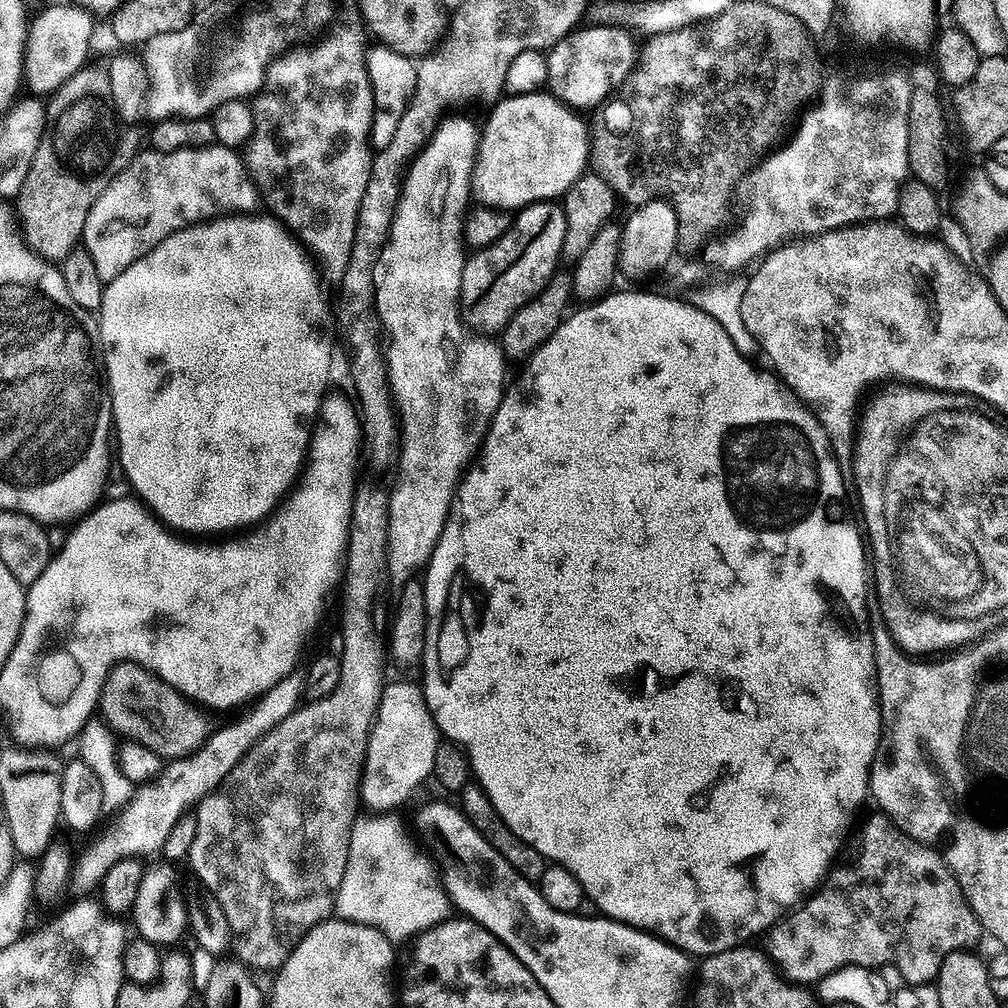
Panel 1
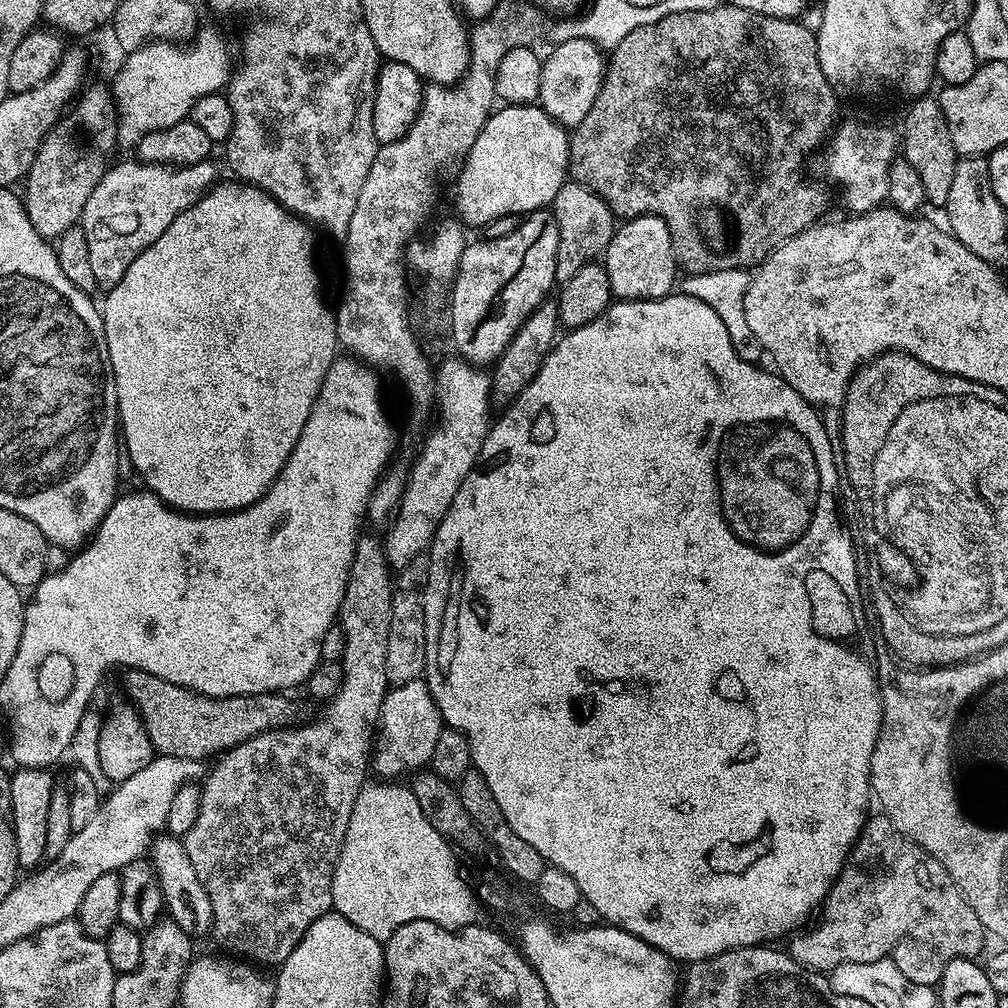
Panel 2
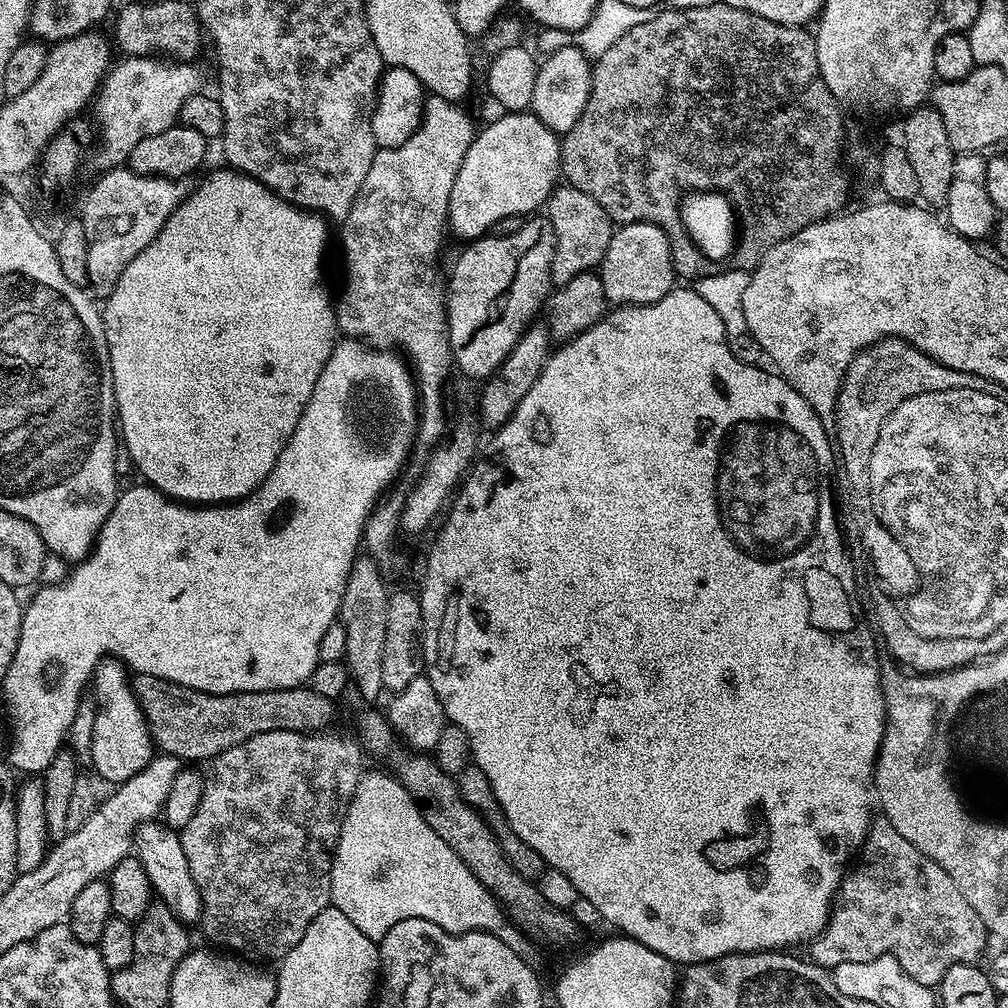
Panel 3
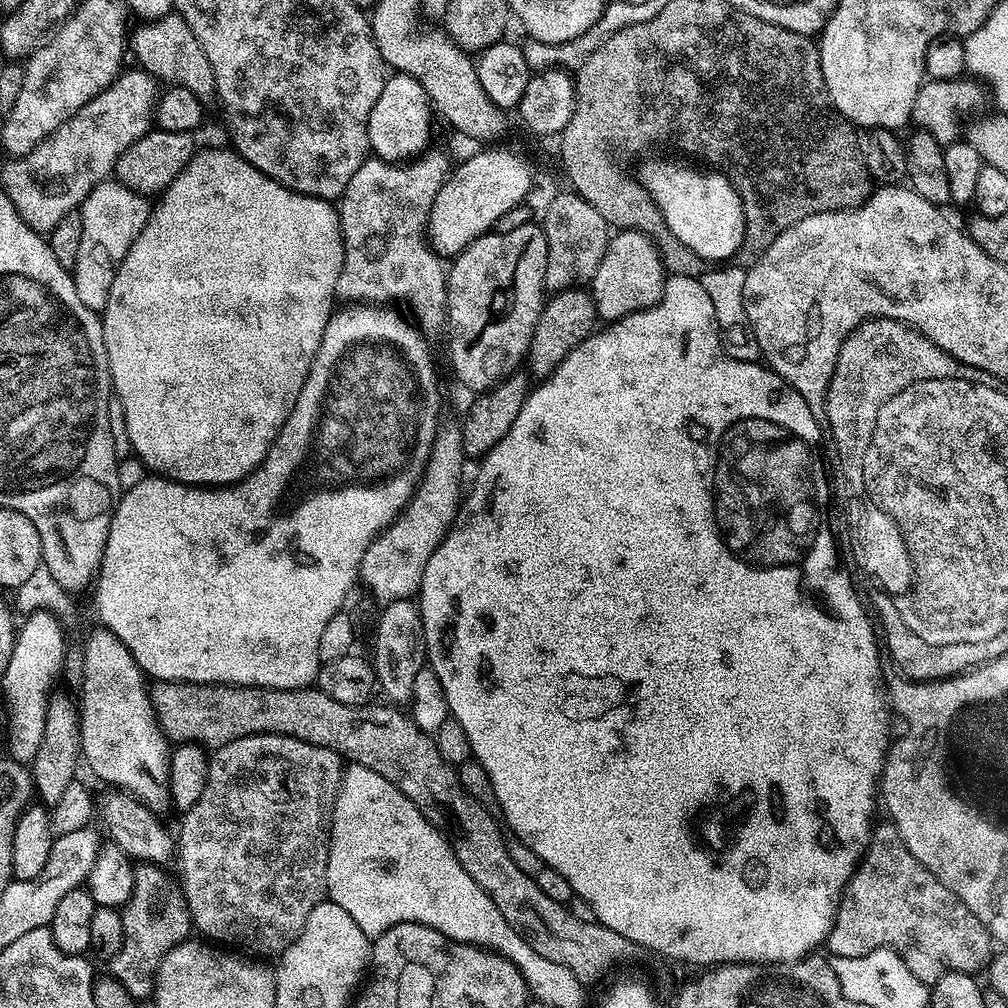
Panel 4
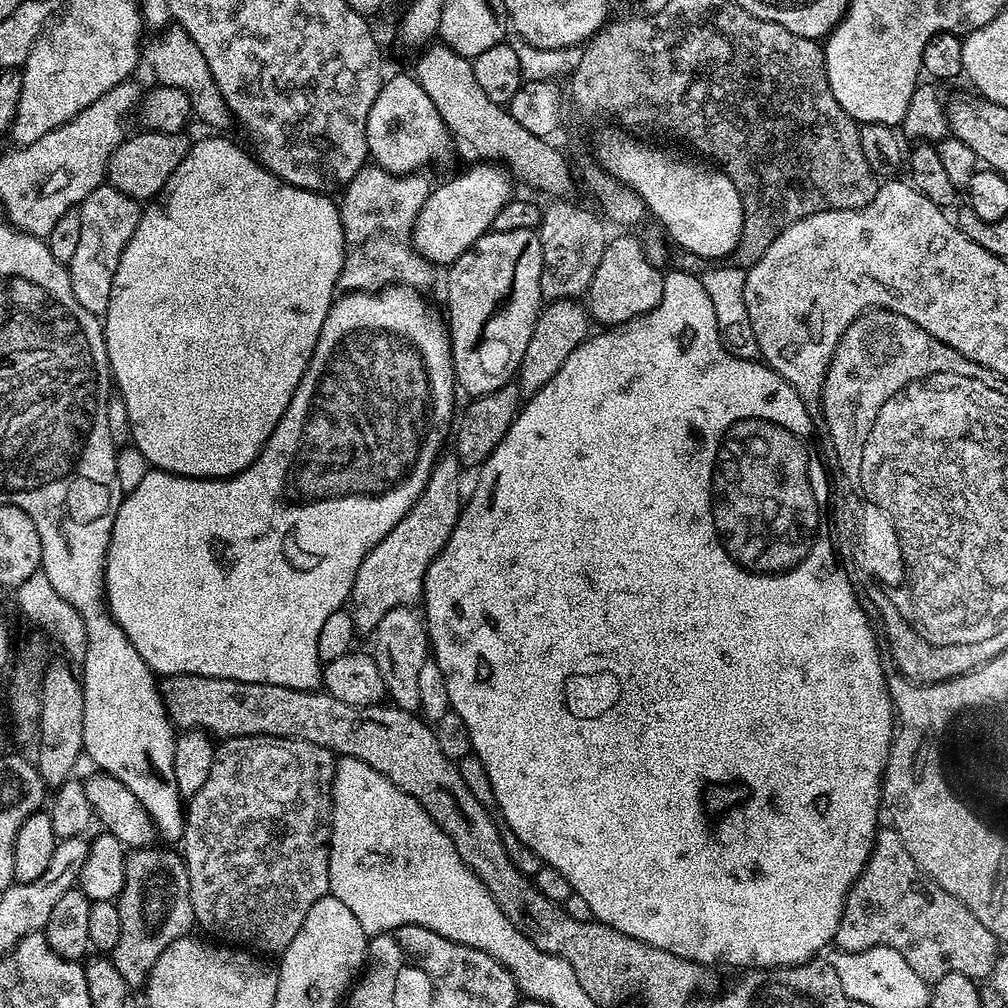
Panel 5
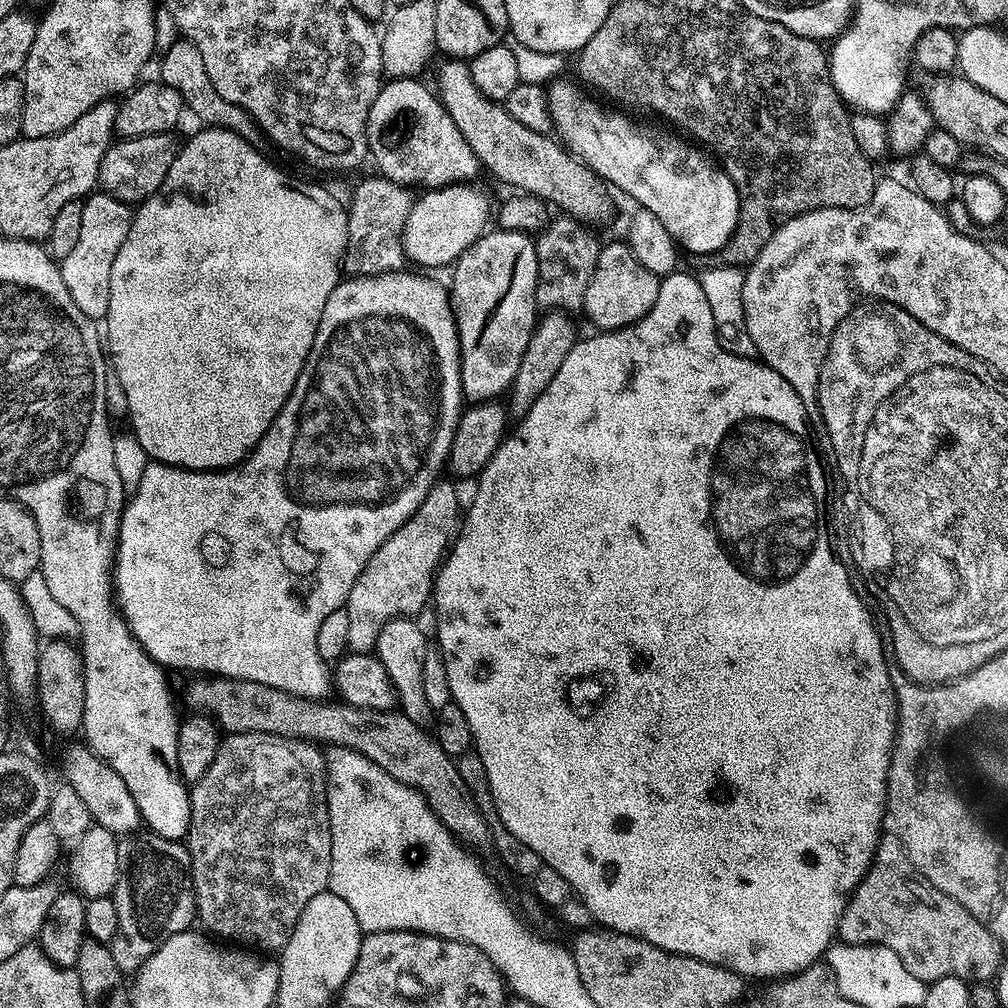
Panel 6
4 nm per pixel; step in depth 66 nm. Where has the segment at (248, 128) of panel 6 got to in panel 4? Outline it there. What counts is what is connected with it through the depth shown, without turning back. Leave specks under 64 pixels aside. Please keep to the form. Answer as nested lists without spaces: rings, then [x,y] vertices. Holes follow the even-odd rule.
[[[173,10],[167,16],[137,24],[140,25],[130,32],[130,52],[136,55],[135,63],[139,67],[157,79],[170,80],[171,85],[190,90],[201,98],[215,93],[214,70],[210,70],[210,62],[206,62],[206,54],[198,38],[194,38],[194,30],[186,24],[186,18]]]

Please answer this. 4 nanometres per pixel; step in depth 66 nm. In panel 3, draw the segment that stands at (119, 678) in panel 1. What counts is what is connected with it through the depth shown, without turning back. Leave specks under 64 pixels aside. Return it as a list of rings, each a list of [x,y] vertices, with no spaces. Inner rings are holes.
[[[135,673],[131,677],[132,692],[136,696],[138,706],[142,710],[142,714],[148,723],[148,732],[152,736],[152,743],[161,753],[177,756],[181,762],[194,762],[190,760],[211,761],[212,757],[222,754],[226,750],[230,750],[230,746],[238,746],[242,742],[246,742],[250,738],[254,738],[259,732],[273,732],[274,730],[286,730],[287,732],[323,732],[329,727],[328,724],[332,720],[332,715],[336,712],[337,705],[330,698],[326,698],[322,694],[318,694],[311,686],[301,686],[299,688],[287,688],[286,690],[262,690],[261,692],[227,692],[226,694],[210,694],[202,690],[194,690],[187,688],[181,684],[175,684],[169,680],[162,678],[154,678],[154,674]]]

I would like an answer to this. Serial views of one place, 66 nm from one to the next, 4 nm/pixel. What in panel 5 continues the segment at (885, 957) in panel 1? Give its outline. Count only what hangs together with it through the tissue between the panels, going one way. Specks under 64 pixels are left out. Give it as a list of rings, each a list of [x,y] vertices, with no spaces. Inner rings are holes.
[[[891,826],[877,831],[876,843],[872,845],[866,866],[848,892],[834,944],[842,952],[861,952],[878,946],[893,948],[906,958],[906,962],[910,962],[914,974],[929,982],[938,981],[946,974],[962,974],[977,982],[987,981],[998,955],[998,941],[993,932],[986,930],[986,926],[982,926],[982,922],[978,922],[978,918],[974,918],[974,914],[970,914],[970,910],[954,898],[954,894],[942,890],[942,886],[924,875]]]

